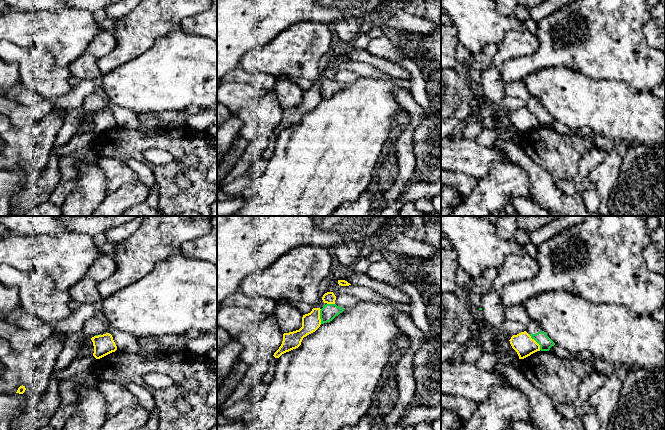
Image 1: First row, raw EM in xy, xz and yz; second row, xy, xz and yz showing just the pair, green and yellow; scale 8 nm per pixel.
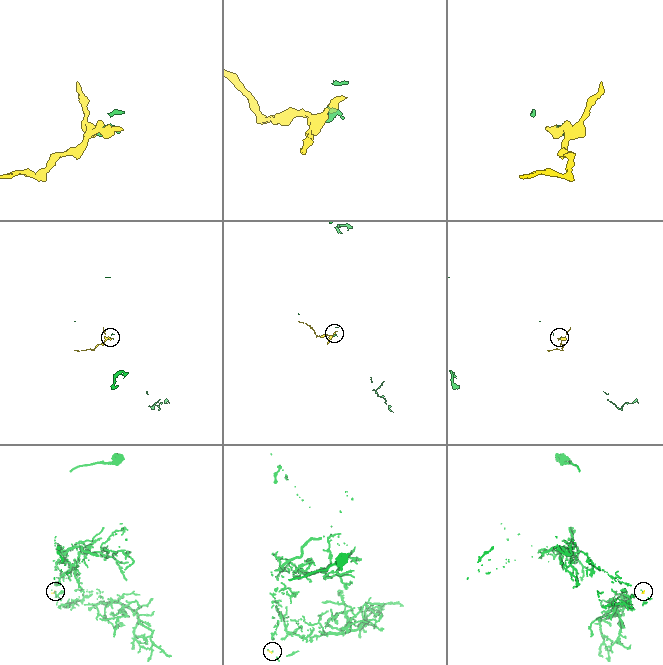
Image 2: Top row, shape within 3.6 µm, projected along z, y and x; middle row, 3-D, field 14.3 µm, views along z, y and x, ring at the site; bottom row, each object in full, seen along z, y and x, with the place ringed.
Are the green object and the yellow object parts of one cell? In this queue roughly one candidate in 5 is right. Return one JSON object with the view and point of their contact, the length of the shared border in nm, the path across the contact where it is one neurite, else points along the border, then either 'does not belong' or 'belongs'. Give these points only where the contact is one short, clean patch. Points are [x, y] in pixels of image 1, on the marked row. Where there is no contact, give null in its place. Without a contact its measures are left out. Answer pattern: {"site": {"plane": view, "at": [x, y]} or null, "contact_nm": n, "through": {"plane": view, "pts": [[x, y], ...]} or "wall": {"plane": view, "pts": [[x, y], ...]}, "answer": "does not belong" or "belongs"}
{"site": {"plane": "yz", "at": [536, 341]}, "contact_nm": 160, "wall": {"plane": "yz", "pts": [[528, 334], [539, 345], [540, 349]]}, "answer": "does not belong"}

